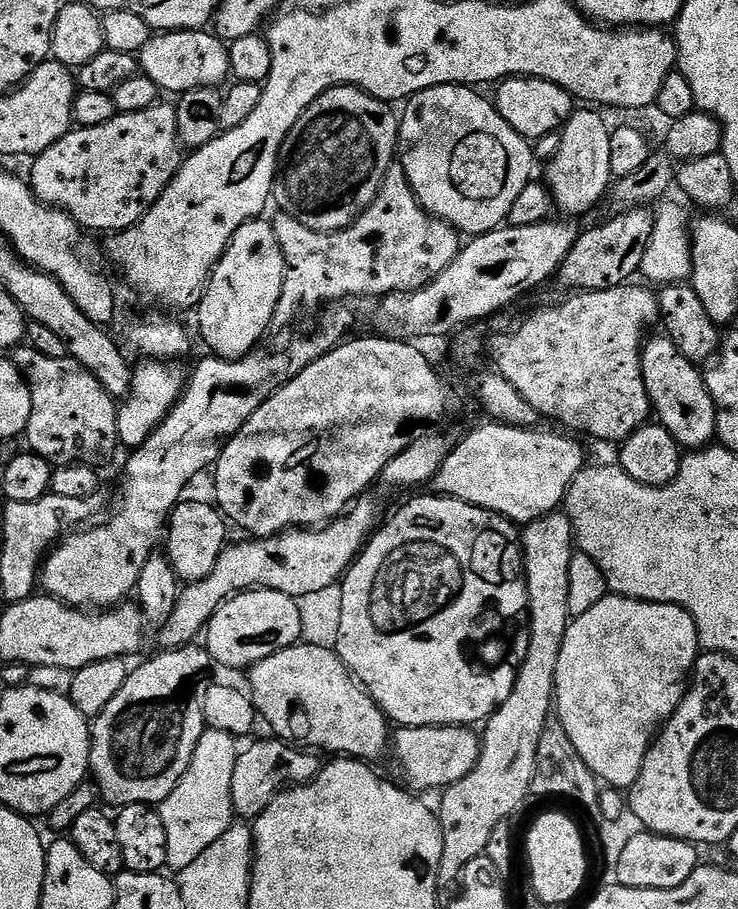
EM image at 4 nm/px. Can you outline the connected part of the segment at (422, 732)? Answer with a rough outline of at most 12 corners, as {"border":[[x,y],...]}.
{"border":[[459,724],[397,727],[403,783],[417,793],[466,778],[482,740]]}

